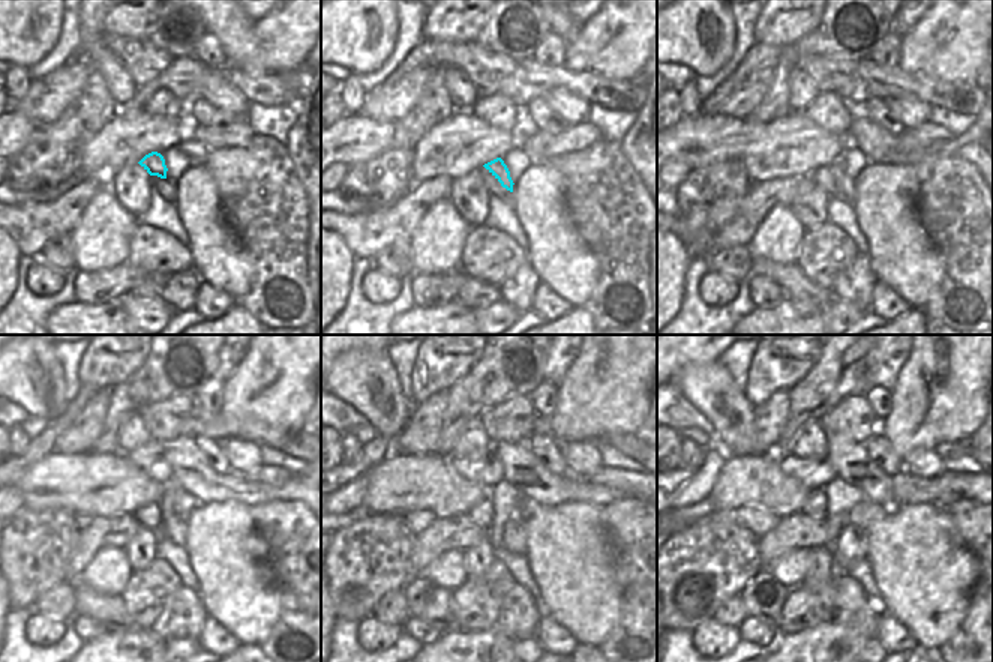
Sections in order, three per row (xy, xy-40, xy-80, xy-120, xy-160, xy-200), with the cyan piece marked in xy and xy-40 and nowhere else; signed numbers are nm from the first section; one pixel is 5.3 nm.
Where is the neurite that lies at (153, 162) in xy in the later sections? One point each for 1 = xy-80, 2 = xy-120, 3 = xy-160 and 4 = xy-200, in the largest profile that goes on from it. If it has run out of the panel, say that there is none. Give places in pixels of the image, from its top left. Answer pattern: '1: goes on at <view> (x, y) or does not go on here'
1: goes on at xy-80 (846, 186)
2: goes on at xy-120 (176, 526)
3: goes on at xy-160 (513, 536)
4: goes on at xy-200 (851, 545)

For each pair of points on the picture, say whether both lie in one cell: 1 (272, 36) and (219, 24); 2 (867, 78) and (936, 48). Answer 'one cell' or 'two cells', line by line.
1: two cells
2: two cells

